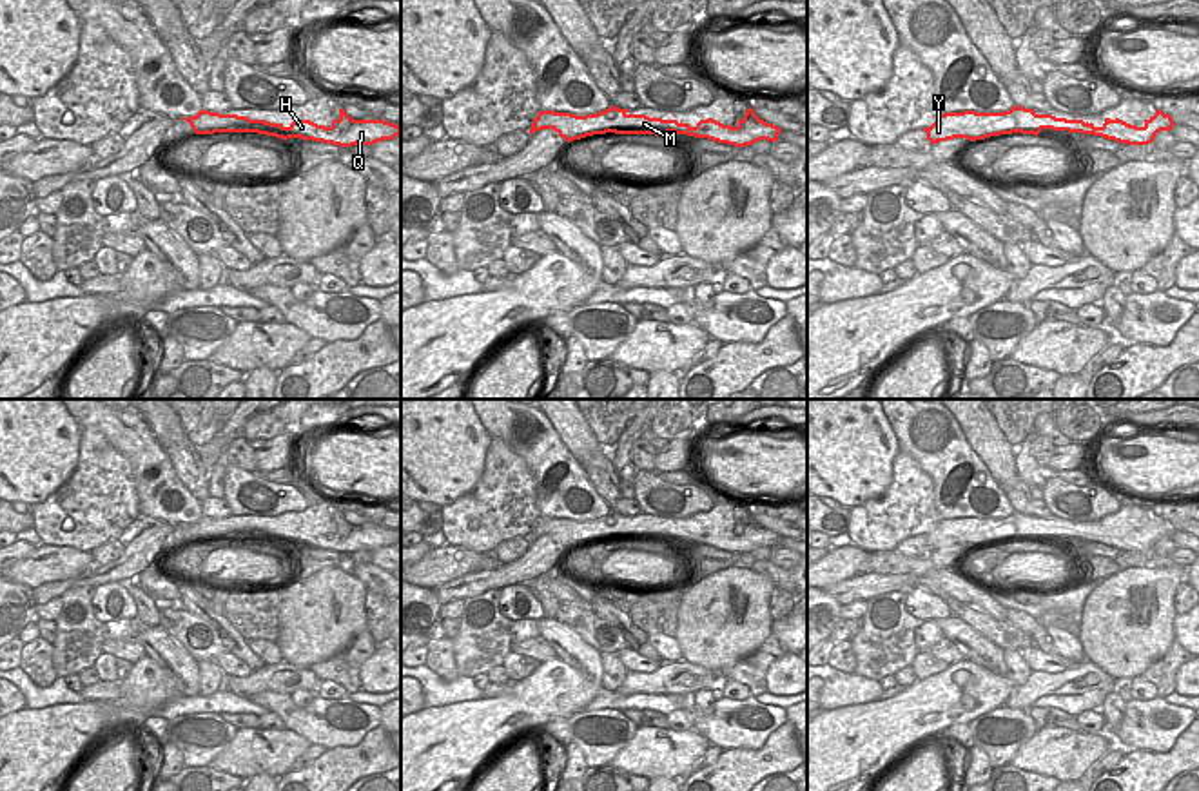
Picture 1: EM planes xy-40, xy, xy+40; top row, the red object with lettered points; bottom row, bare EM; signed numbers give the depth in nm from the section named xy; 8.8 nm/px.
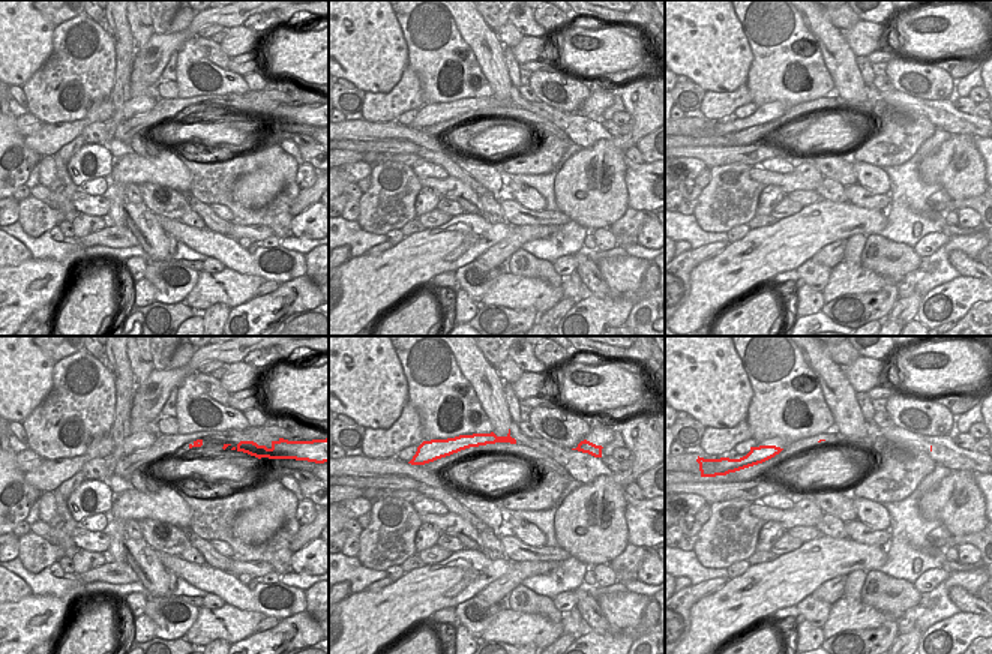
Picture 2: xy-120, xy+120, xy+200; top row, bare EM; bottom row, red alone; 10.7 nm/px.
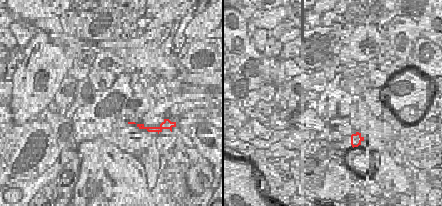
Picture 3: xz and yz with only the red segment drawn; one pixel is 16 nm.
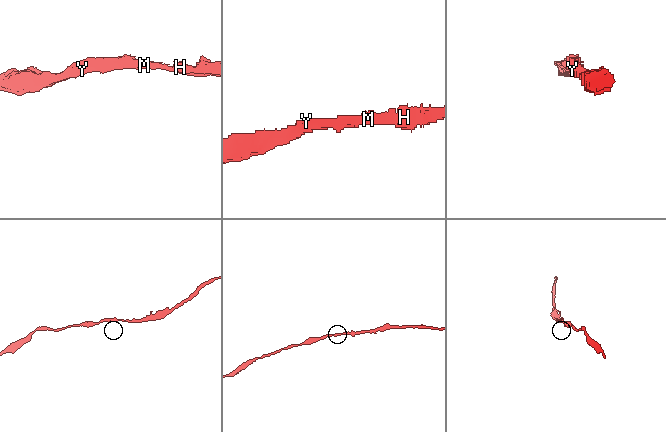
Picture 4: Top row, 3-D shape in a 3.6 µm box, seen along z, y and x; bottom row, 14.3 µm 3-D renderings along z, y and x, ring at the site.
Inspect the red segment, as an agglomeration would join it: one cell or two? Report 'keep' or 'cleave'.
keep

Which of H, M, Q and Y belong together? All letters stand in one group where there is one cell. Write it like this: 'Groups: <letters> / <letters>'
Groups: H M Q Y

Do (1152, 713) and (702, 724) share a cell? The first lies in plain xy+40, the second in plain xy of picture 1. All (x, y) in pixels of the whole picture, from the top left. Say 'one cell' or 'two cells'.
one cell

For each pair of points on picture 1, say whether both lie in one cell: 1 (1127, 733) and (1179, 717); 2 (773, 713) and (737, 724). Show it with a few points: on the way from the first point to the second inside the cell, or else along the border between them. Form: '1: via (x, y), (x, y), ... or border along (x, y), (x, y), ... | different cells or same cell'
1: via (1140, 730), (1145, 724), (1167, 721) | same cell
2: via (764, 717), (746, 724) | same cell

